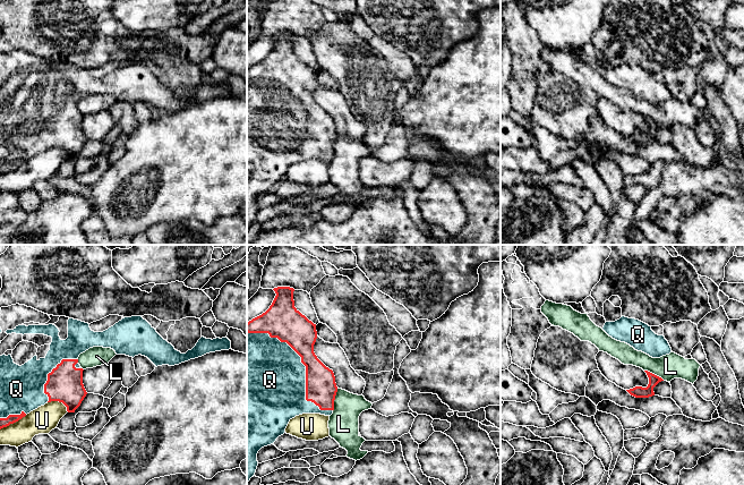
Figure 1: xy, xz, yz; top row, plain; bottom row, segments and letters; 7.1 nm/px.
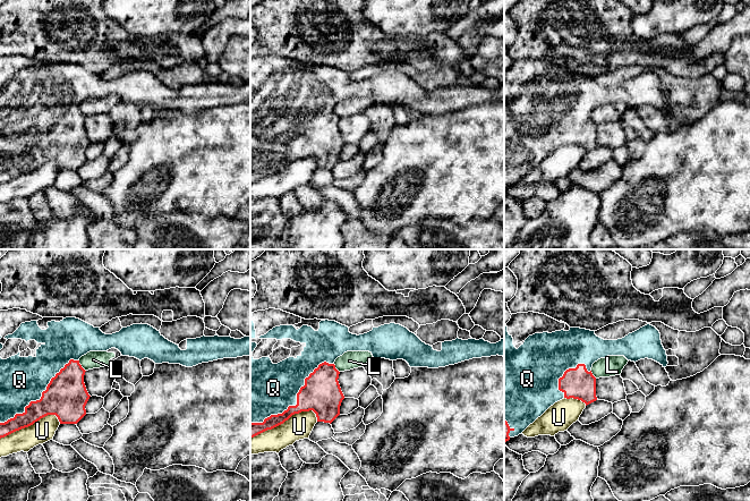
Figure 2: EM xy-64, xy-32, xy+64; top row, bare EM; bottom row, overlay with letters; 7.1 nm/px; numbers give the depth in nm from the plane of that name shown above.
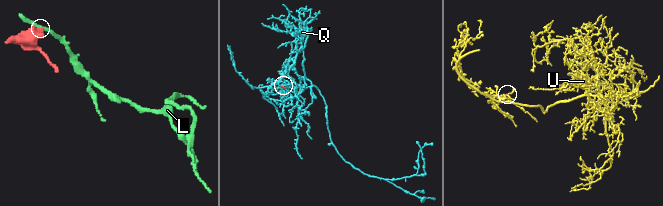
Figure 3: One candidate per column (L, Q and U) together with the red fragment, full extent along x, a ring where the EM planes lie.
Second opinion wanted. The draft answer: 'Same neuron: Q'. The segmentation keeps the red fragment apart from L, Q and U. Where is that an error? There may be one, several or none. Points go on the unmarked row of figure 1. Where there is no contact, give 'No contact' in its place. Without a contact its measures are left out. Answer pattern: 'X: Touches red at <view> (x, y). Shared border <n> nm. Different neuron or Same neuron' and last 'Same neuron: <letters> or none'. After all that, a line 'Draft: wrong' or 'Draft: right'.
L: Touches red at xz (334, 145). Shared border 170 nm. Different neuron
Q: Touches red at xz (304, 110). Shared border 850 nm. Same neuron
U: Touches red at xy (13, 169). Shared border 220 nm. Different neuron
Same neuron: Q
Draft: right

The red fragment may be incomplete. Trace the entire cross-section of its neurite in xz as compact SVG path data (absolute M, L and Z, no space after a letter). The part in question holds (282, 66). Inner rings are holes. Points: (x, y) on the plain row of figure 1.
M294 35L273 36L276 42L270 54L247 69L247 230L256 219L258 197L274 190L296 162L331 162L337 138L333 117L314 99L316 70L294 53Z

